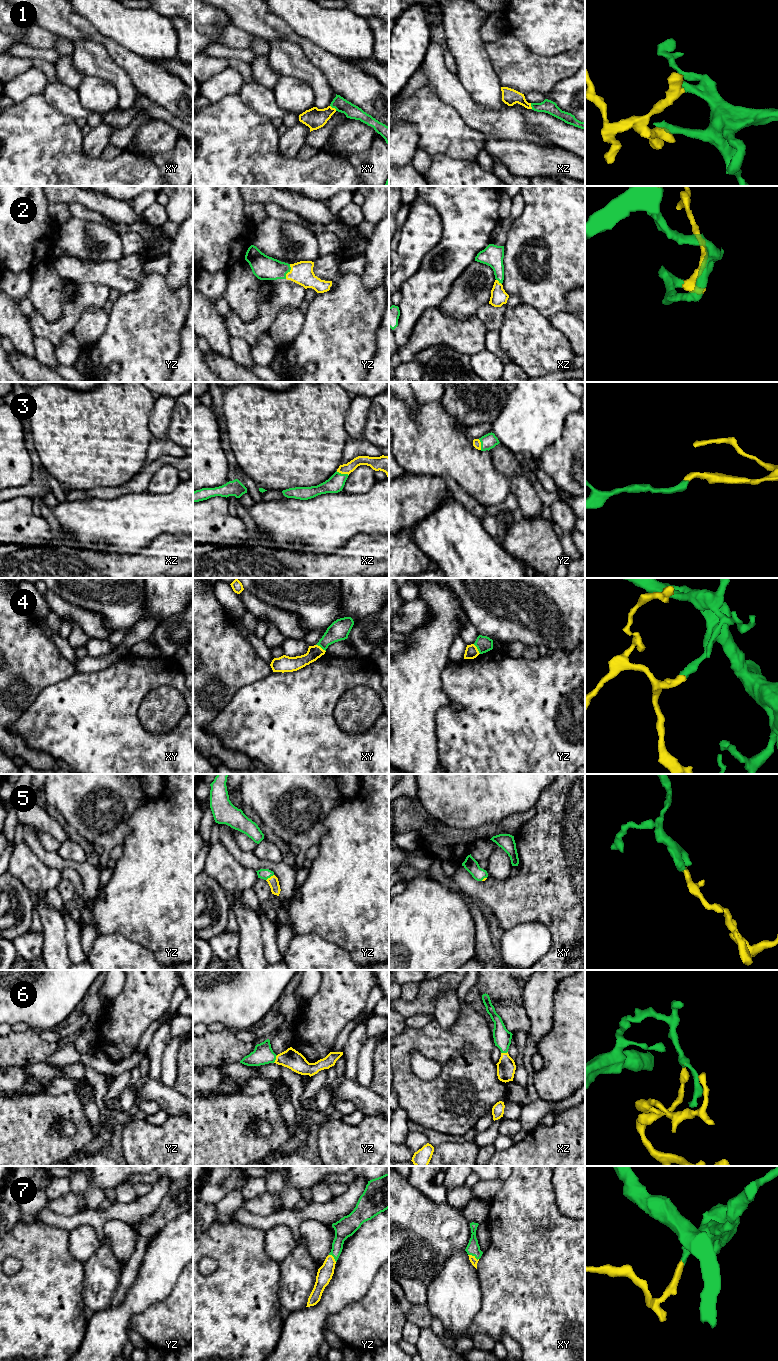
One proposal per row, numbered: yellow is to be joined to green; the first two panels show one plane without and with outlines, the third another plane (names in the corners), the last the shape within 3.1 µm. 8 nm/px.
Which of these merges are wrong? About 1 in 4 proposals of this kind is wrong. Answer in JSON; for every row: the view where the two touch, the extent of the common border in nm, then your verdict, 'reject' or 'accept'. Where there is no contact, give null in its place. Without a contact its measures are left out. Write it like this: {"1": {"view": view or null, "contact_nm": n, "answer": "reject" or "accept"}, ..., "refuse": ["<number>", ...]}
{"1": {"view": "xy", "contact_nm": 70, "answer": "accept"}, "2": {"view": "yz", "contact_nm": 130, "answer": "accept"}, "3": {"view": "xz", "contact_nm": 110, "answer": "accept"}, "4": {"view": "xy", "contact_nm": 100, "answer": "reject"}, "5": {"view": "yz", "contact_nm": 80, "answer": "accept"}, "6": {"view": "yz", "contact_nm": 70, "answer": "accept"}, "7": {"view": "xy", "contact_nm": 100, "answer": "accept"}, "refuse": ["4"]}

